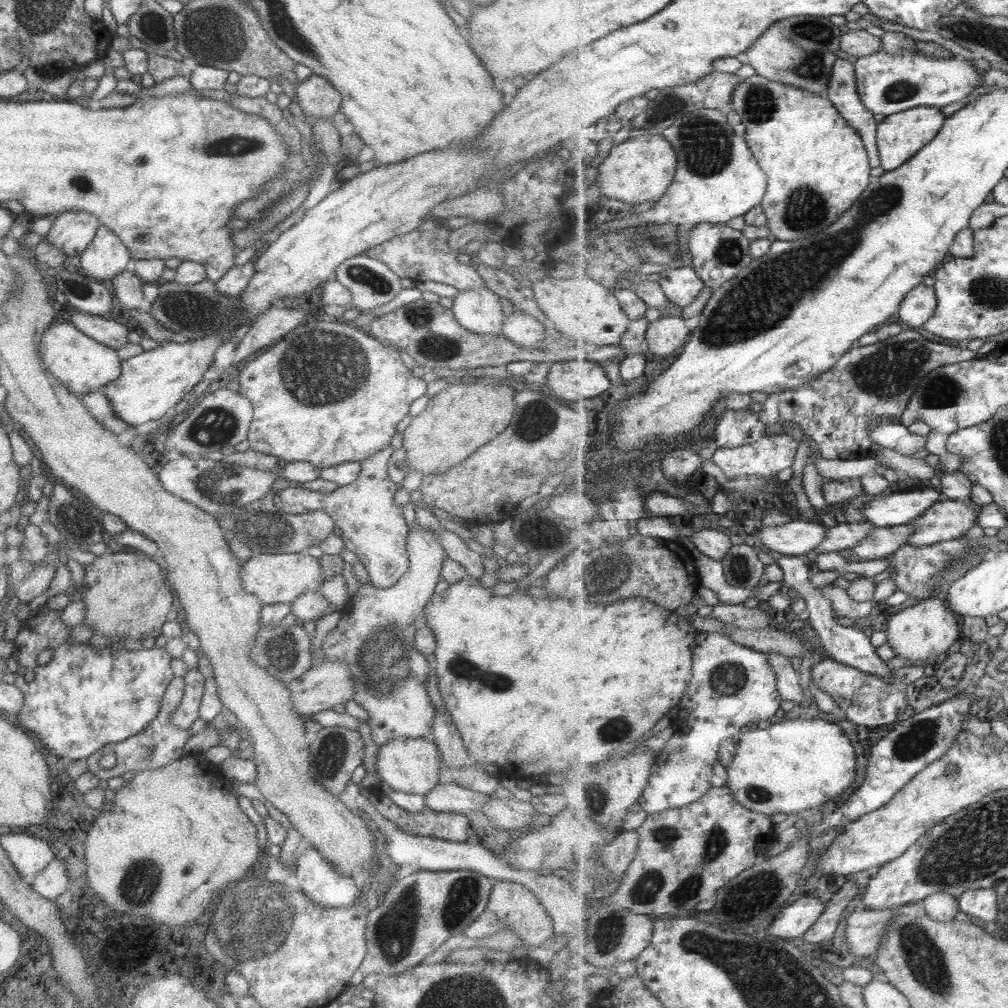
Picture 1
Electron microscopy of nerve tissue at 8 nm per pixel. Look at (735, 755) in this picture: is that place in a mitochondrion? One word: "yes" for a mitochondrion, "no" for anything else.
no

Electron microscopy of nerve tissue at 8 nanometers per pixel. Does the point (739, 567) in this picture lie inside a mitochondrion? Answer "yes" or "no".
yes

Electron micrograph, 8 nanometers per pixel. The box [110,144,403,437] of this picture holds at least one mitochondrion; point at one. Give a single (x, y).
(323, 365)

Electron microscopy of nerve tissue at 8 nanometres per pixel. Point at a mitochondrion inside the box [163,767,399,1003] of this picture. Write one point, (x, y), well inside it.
(259, 927)

